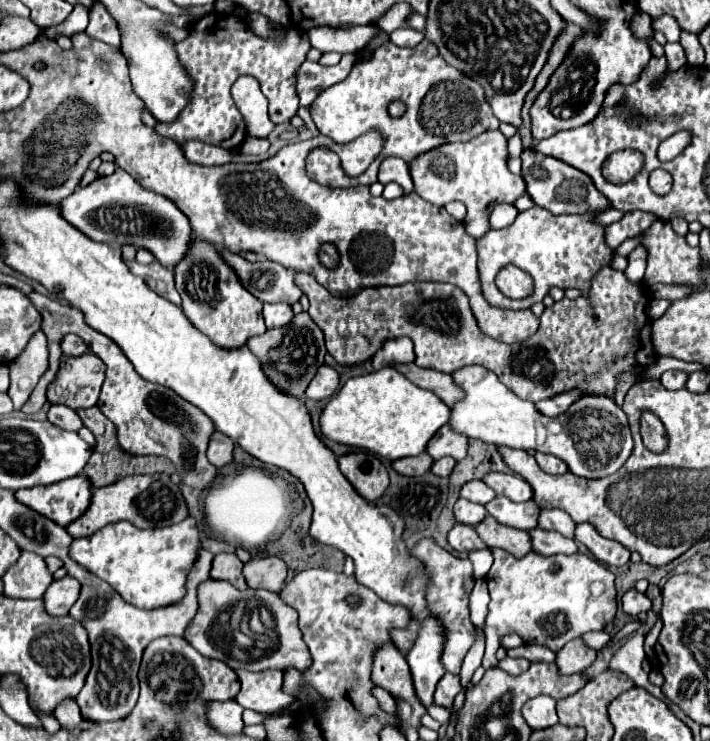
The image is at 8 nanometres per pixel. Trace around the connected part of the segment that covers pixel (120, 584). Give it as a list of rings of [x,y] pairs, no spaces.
[[[194,517],[160,529],[138,529],[130,521],[118,521],[90,537],[74,539],[70,557],[96,577],[108,581],[126,603],[140,609],[156,609],[174,605],[186,595],[186,577],[196,563],[200,547]]]

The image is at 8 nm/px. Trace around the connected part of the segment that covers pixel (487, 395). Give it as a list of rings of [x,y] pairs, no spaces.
[[[484,367],[458,369],[454,381],[466,391],[466,399],[452,409],[450,425],[472,439],[514,449],[534,449],[562,459],[568,469],[584,479],[602,479],[616,473],[632,453],[632,435],[626,413],[610,397],[580,397],[558,417],[542,415],[534,403],[516,397],[498,377]]]

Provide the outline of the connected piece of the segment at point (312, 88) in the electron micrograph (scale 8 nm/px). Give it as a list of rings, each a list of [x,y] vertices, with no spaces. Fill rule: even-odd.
[[[352,53],[342,55],[340,63],[334,67],[324,67],[312,61],[304,61],[298,71],[298,85],[296,85],[300,105],[310,107],[324,89],[344,81],[344,77],[348,77],[348,73],[352,71],[354,63],[356,63],[356,55]]]

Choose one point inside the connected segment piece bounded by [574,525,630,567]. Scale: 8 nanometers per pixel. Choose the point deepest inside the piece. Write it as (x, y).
(609, 552)

